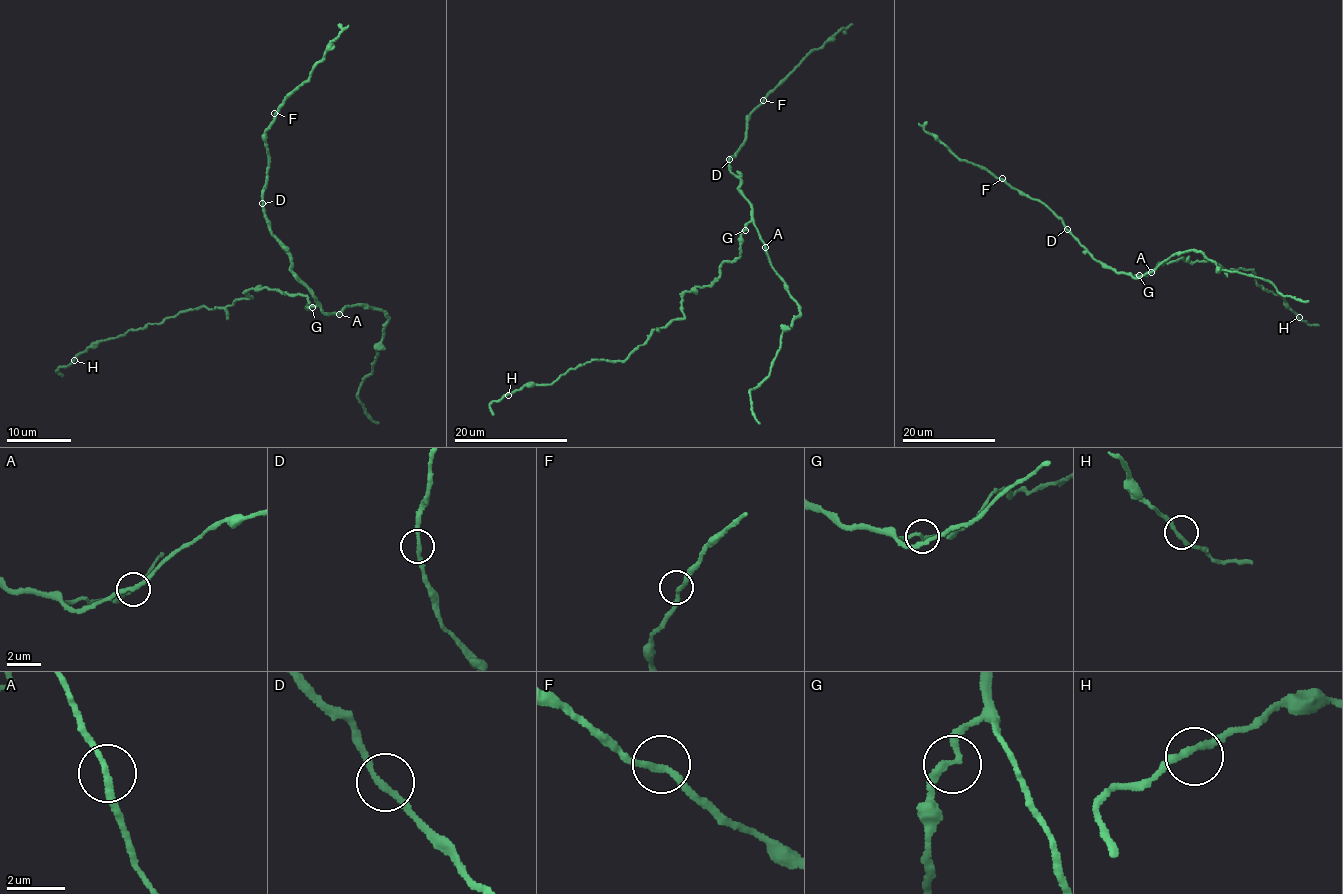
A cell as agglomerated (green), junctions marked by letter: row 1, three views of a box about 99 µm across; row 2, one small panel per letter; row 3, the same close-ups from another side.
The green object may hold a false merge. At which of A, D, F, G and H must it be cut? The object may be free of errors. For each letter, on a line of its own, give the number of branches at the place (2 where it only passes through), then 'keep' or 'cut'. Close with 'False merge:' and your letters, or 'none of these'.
A: branches 2; keep
D: branches 2; keep
F: branches 2; keep
G: branches 2; keep
H: branches 2; keep
False merge: none of these

